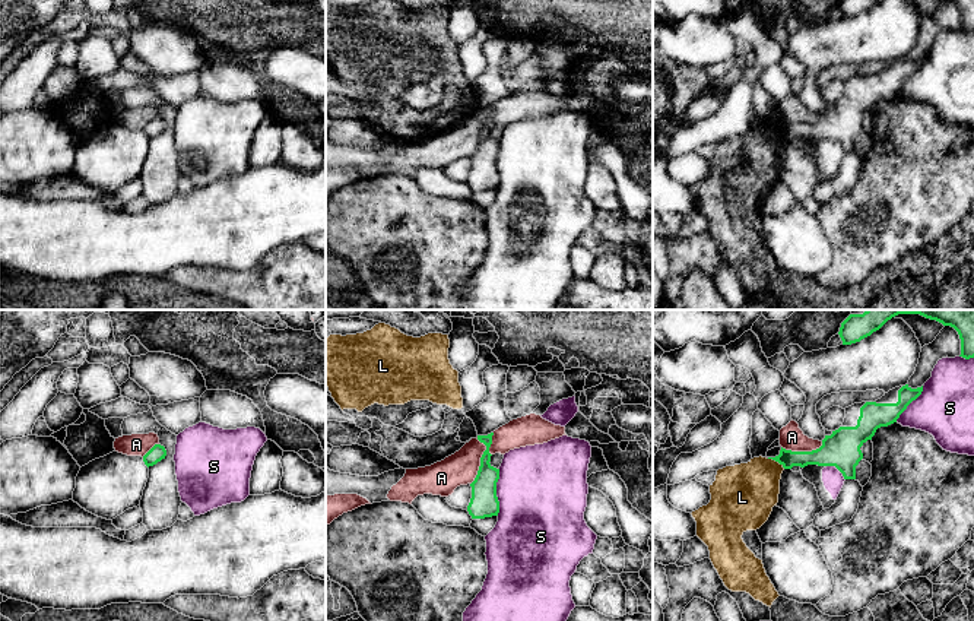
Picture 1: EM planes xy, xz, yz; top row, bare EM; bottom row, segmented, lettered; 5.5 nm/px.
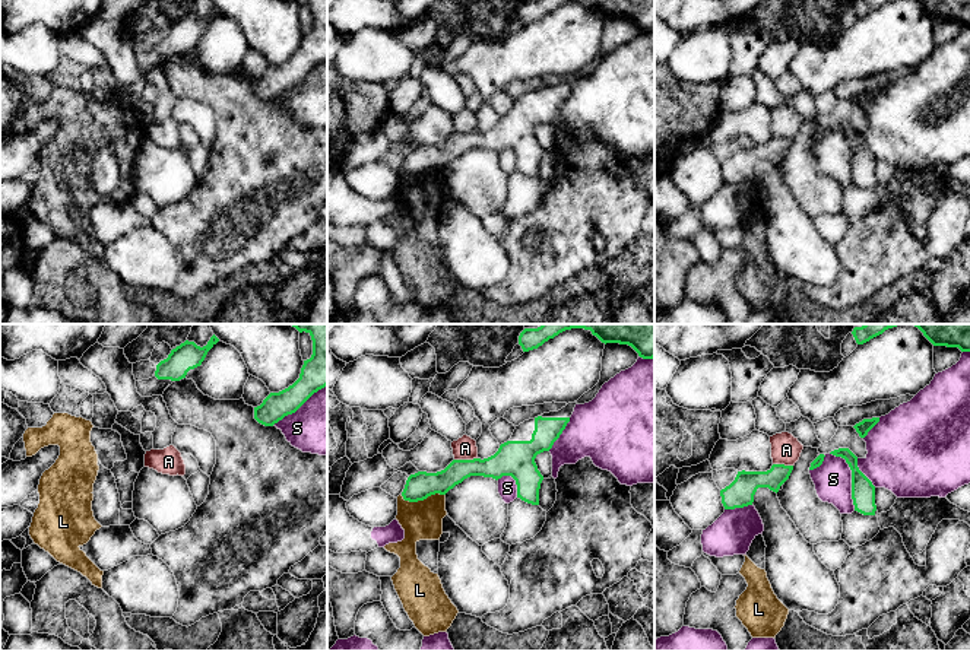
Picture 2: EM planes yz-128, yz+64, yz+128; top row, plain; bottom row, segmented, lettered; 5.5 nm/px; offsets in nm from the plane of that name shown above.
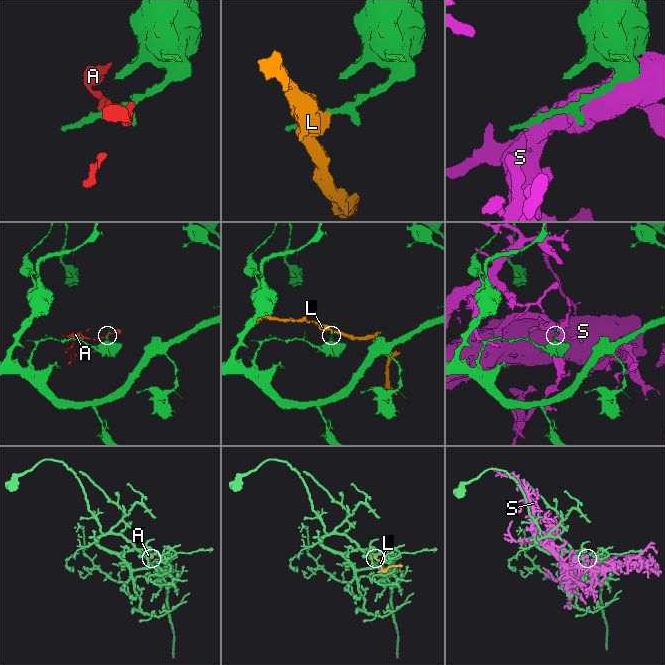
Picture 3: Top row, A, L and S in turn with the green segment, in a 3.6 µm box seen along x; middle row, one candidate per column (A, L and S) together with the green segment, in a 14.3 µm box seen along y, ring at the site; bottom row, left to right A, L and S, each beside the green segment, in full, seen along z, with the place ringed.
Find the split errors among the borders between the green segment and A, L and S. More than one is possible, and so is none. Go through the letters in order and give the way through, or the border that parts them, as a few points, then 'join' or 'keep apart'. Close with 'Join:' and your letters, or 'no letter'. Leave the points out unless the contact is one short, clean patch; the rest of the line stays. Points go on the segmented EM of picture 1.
A: border along xz (494, 433), (492, 443), (484, 452), (478, 474), (470, 484); keep apart
L: border along yz (768, 458), (784, 468); keep apart
S: keep apart
Join: no letter

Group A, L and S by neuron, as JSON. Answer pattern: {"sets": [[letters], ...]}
{"sets": [["A"], ["L"], ["S"]]}

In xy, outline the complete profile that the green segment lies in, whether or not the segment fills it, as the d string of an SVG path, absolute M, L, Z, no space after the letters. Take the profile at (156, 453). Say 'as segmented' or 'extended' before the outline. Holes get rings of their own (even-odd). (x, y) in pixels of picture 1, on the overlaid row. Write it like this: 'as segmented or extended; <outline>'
as segmented; M155 444L155 446L143 456L143 462L145 462L145 465L149 468L149 466L156 465L156 463L161 462L162 459L165 459L165 456L166 456L165 447L161 446L161 444Z

